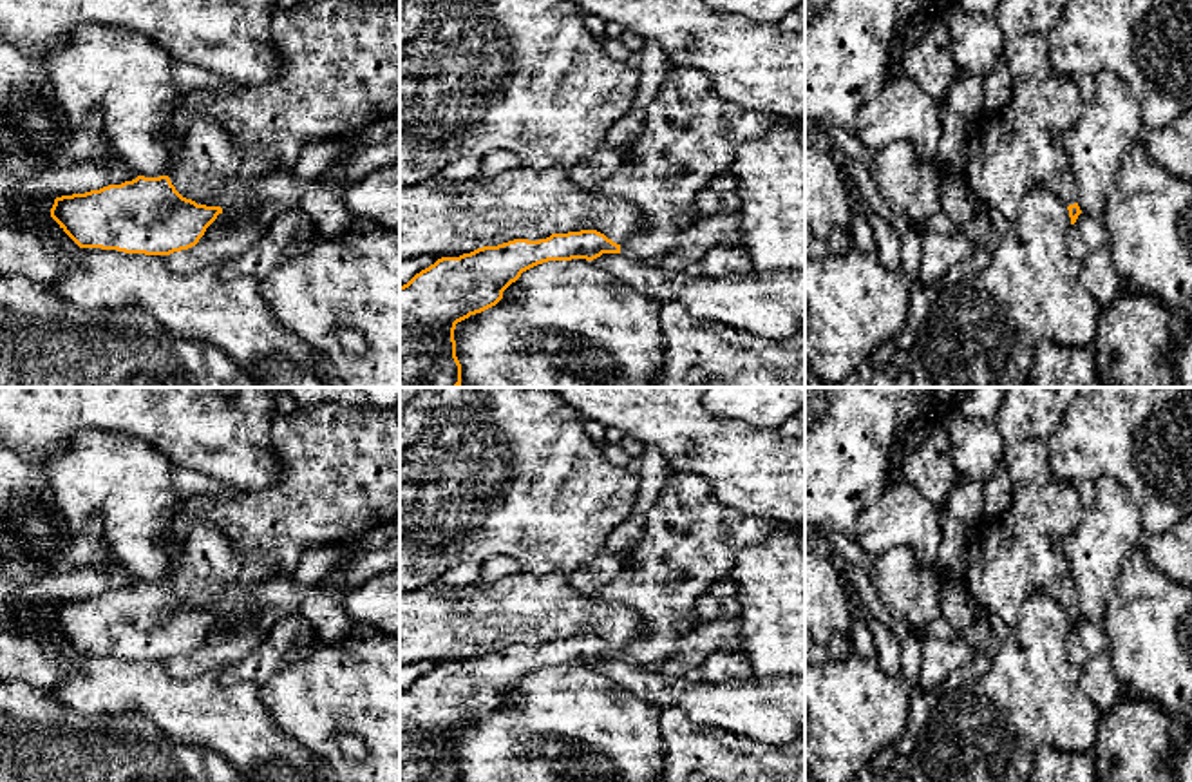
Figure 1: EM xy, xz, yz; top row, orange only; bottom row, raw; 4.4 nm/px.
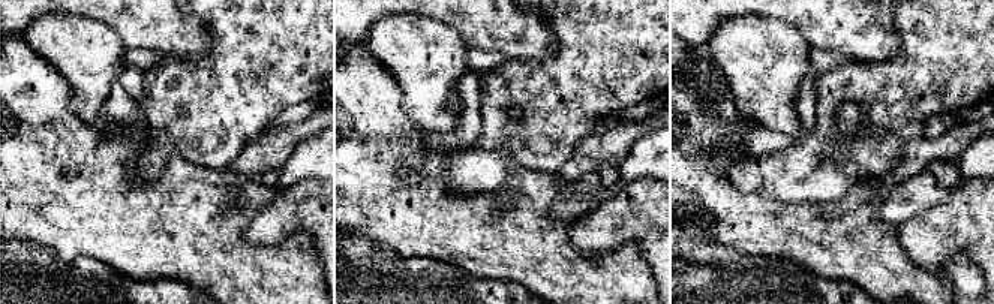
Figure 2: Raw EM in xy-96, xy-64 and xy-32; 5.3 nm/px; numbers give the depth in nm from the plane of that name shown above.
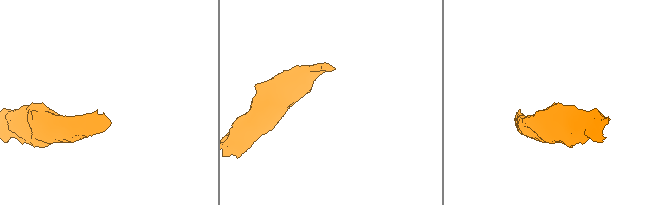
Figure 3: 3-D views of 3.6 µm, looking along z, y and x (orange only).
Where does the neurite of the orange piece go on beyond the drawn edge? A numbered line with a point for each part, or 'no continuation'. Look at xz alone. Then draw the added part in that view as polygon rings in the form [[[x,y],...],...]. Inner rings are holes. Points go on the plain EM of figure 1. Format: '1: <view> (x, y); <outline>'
1: xz (690, 542); [[[671,472],[644,518],[644,534],[633,552],[622,558],[620,572],[593,594],[602,601],[622,603],[640,617],[640,635],[620,648],[620,659],[635,666],[657,666],[676,652],[682,637],[676,625],[695,615],[698,596],[731,577],[738,550],[763,543],[781,527],[792,529],[805,545],[805,527],[727,507],[714,498],[709,482],[695,472]]]

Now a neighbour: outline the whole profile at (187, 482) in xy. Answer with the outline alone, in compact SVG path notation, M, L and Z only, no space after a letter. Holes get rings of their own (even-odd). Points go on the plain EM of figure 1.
M172 467L170 480L174 489L186 498L199 494L232 496L237 492L237 489L192 469Z

